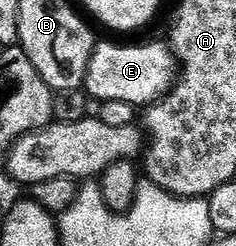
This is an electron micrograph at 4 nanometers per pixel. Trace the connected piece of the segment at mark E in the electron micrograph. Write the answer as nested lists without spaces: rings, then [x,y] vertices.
[[[97,42],[96,48],[92,50],[90,65],[86,69],[83,90],[89,91],[96,101],[126,101],[137,109],[147,108],[158,102],[172,90],[178,79],[178,64],[175,56],[167,46],[160,43],[136,43],[133,47],[119,47],[116,43]]]

